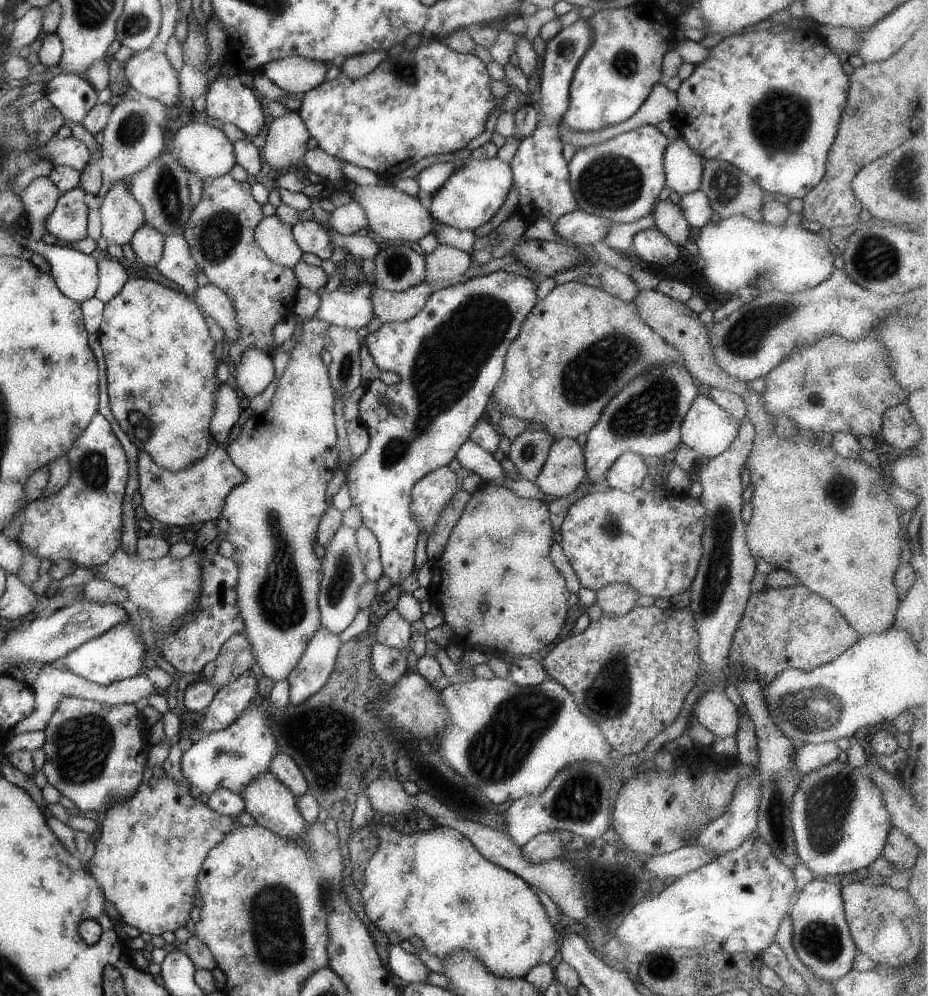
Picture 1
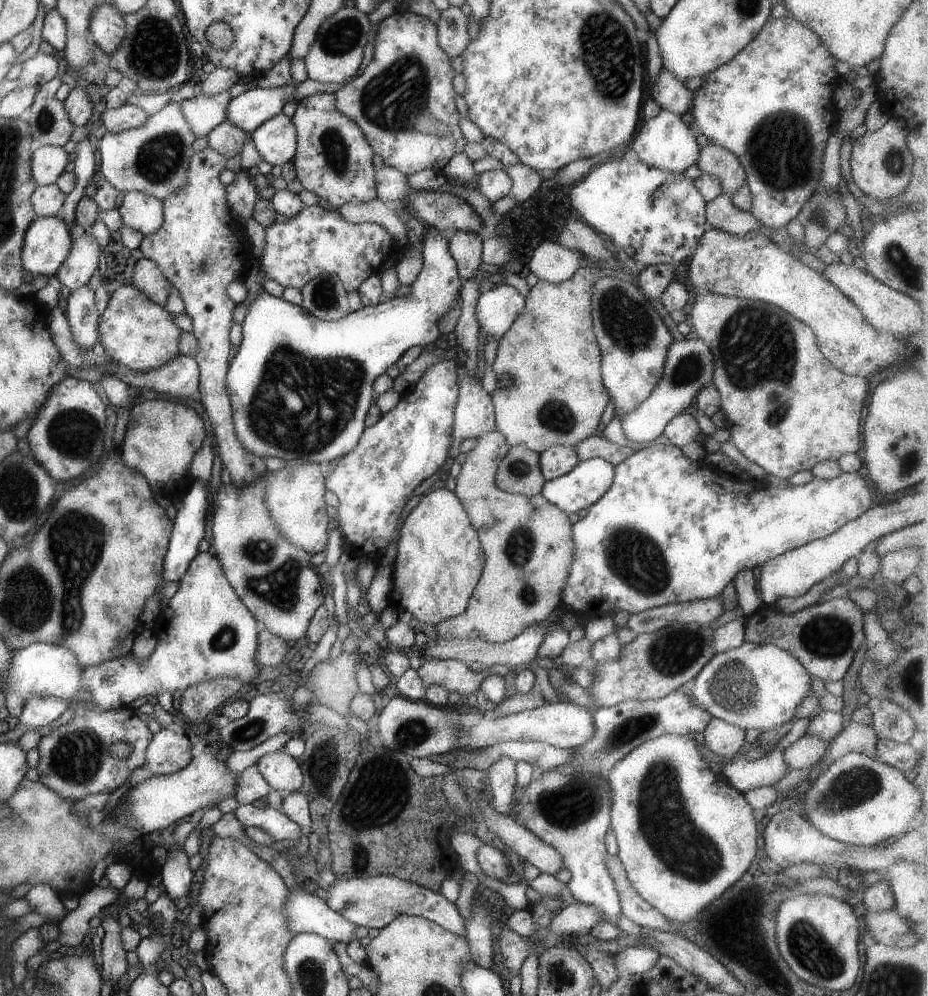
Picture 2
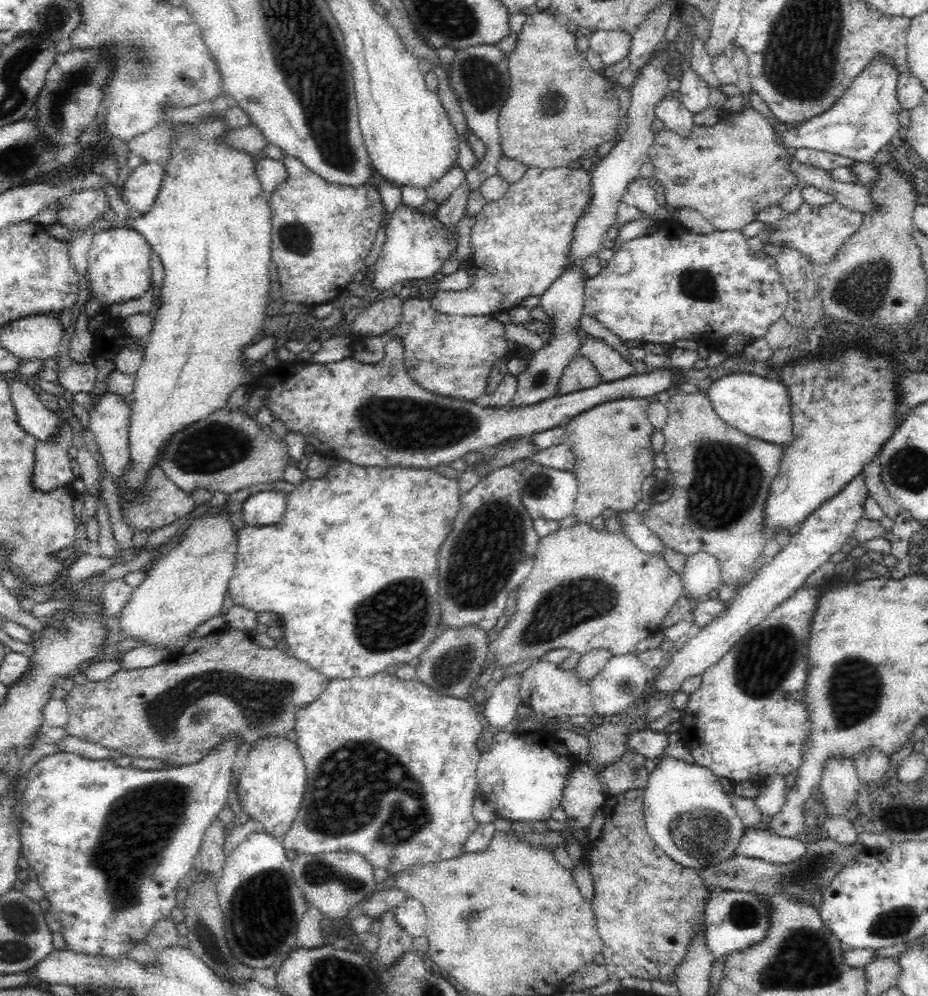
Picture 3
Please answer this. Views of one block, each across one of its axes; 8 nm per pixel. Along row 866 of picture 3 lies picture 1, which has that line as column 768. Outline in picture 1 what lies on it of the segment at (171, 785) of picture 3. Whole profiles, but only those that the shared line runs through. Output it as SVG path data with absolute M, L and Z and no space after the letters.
M785 29L780 32L749 32L726 37L716 46L707 50L706 57L694 66L693 72L681 81L676 90L678 102L677 110L672 114L671 122L685 142L704 159L717 159L727 161L729 164L742 170L753 182L756 182L765 194L775 192L781 196L790 198L803 198L817 184L824 173L825 159L833 139L836 135L837 125L846 103L848 93L848 76L843 73L837 55L831 52L829 46L823 40L815 36L805 35L803 31Z

